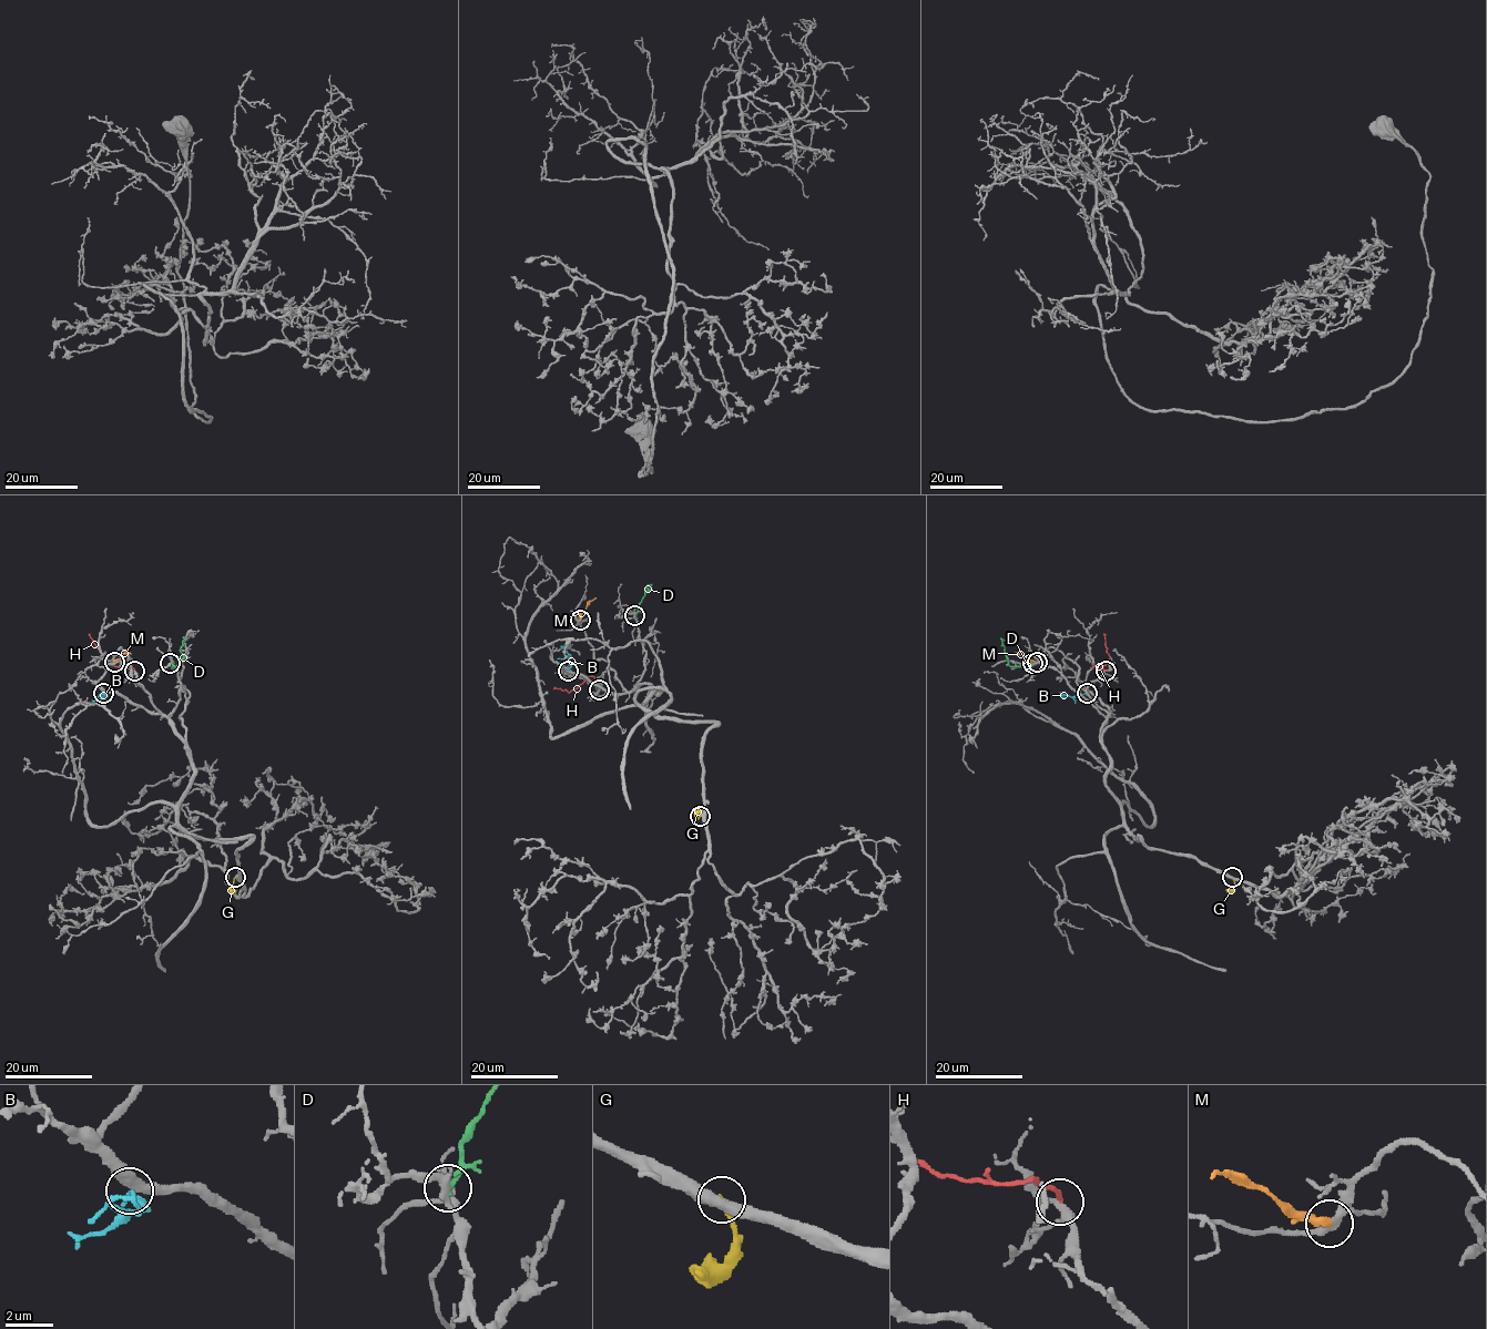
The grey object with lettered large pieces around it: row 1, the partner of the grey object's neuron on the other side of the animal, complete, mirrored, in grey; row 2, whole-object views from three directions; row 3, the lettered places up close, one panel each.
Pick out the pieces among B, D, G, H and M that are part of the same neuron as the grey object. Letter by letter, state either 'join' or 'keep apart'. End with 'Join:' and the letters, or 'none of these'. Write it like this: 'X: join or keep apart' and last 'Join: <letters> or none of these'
B: join
D: keep apart
G: keep apart
H: keep apart
M: keep apart
Join: B

